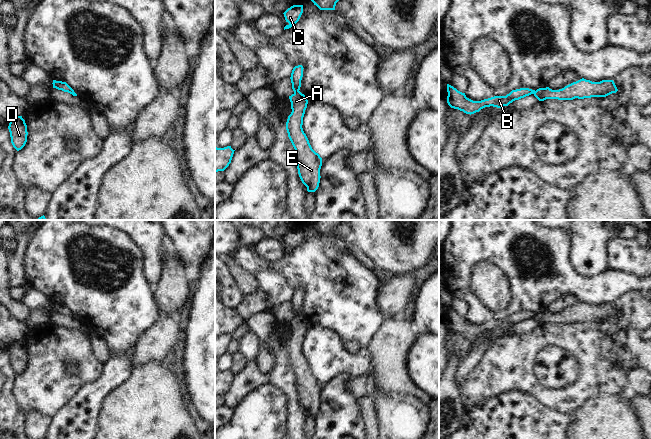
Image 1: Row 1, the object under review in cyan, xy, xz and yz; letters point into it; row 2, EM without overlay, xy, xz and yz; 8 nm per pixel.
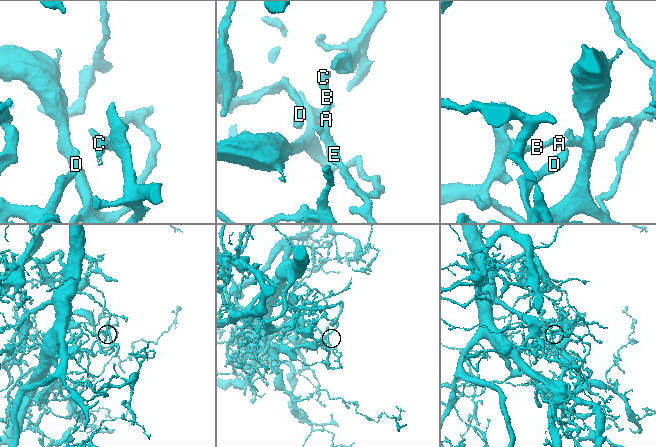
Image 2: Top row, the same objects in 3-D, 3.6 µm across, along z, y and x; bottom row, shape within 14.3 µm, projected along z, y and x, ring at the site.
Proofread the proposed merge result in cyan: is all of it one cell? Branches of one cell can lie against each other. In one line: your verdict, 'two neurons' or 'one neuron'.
two neurons

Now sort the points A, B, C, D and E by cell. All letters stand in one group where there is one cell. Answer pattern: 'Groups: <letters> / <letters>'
Groups: A D E / B C.

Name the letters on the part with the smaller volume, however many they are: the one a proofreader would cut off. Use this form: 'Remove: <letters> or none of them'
Remove: B, C

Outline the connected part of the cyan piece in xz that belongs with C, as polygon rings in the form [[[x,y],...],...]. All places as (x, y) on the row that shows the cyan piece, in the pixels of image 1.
[[[293,5],[290,8],[288,8],[283,14],[285,17],[286,22],[289,24],[284,27],[285,29],[291,28],[294,24],[296,24],[301,15],[303,13],[303,5]]]

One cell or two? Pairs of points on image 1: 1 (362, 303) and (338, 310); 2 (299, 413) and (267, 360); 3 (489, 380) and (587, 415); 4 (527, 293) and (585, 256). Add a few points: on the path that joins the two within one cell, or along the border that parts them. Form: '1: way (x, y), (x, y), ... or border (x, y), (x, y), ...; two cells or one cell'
1: way (356, 304), (344, 304); one cell
2: border (266, 345), (273, 355), (274, 366), (262, 373); two cells
3: border (595, 398), (589, 398), (571, 414); two cells
4: border (573, 240), (571, 263), (580, 275), (592, 278); two cells

